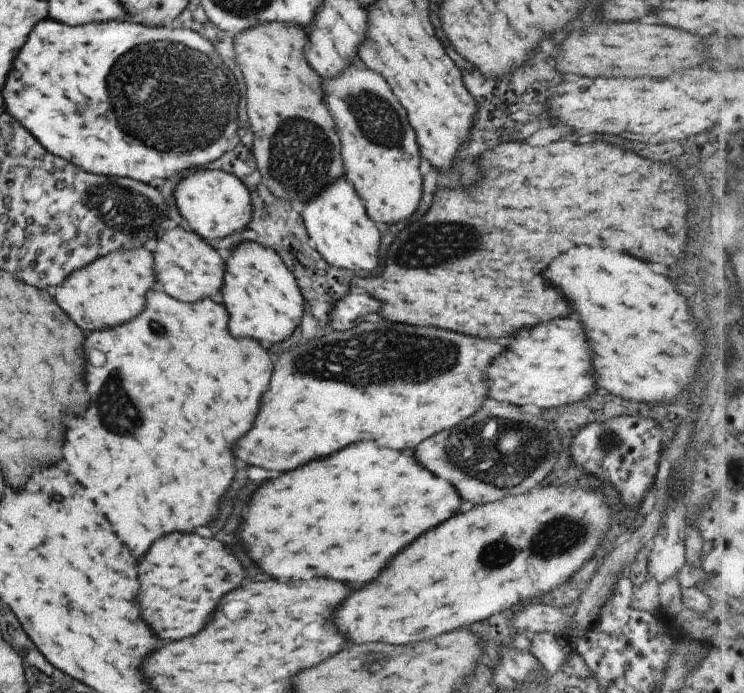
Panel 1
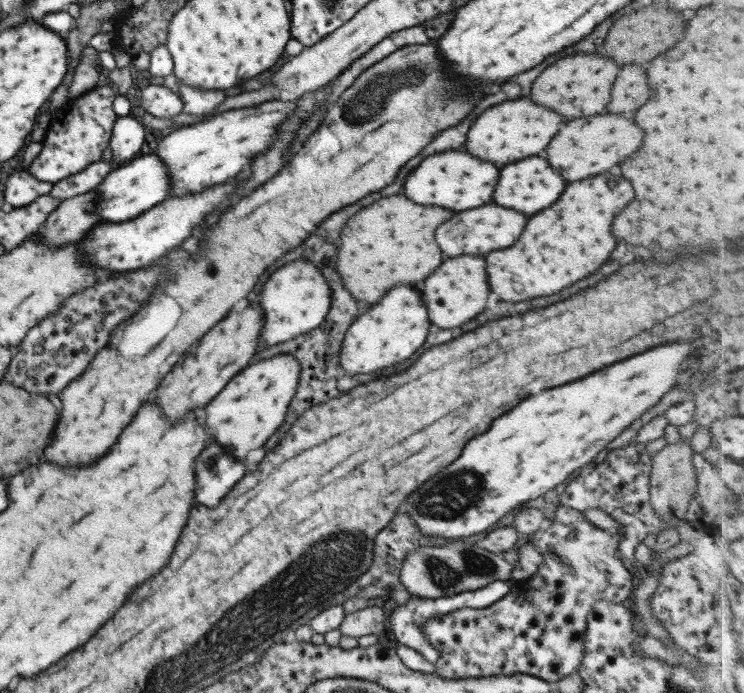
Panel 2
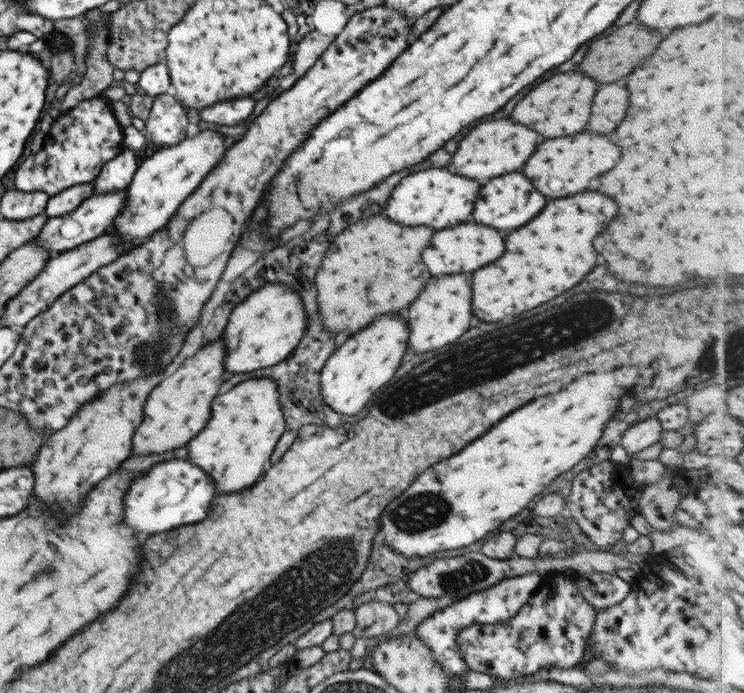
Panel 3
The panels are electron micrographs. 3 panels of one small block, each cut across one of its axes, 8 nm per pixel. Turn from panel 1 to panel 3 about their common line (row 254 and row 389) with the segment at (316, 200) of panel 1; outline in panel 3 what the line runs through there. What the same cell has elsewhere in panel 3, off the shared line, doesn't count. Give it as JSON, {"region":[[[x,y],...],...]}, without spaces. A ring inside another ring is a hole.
{"region":[[[401,312],[377,316],[369,326],[349,335],[345,344],[334,349],[327,357],[320,370],[319,394],[331,410],[347,416],[357,414],[369,402],[369,398],[395,374],[399,362],[406,358],[406,350],[409,350],[407,338],[410,328],[405,316]]]}

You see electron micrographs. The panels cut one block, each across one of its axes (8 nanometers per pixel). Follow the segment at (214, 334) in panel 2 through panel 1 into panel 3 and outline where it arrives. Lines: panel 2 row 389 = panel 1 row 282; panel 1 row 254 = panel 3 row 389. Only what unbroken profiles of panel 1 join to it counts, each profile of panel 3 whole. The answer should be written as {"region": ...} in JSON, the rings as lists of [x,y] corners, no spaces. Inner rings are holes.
{"region":[[[221,337],[215,342],[205,343],[192,356],[187,357],[170,376],[151,389],[143,405],[141,422],[135,429],[133,440],[131,440],[131,456],[135,456],[135,454],[161,454],[161,452],[167,452],[169,448],[177,450],[177,446],[185,446],[185,442],[189,438],[193,438],[205,426],[205,422],[209,418],[209,404],[215,398],[219,386],[223,384],[221,376],[223,376],[224,371],[224,350],[225,342],[221,340]]]}

